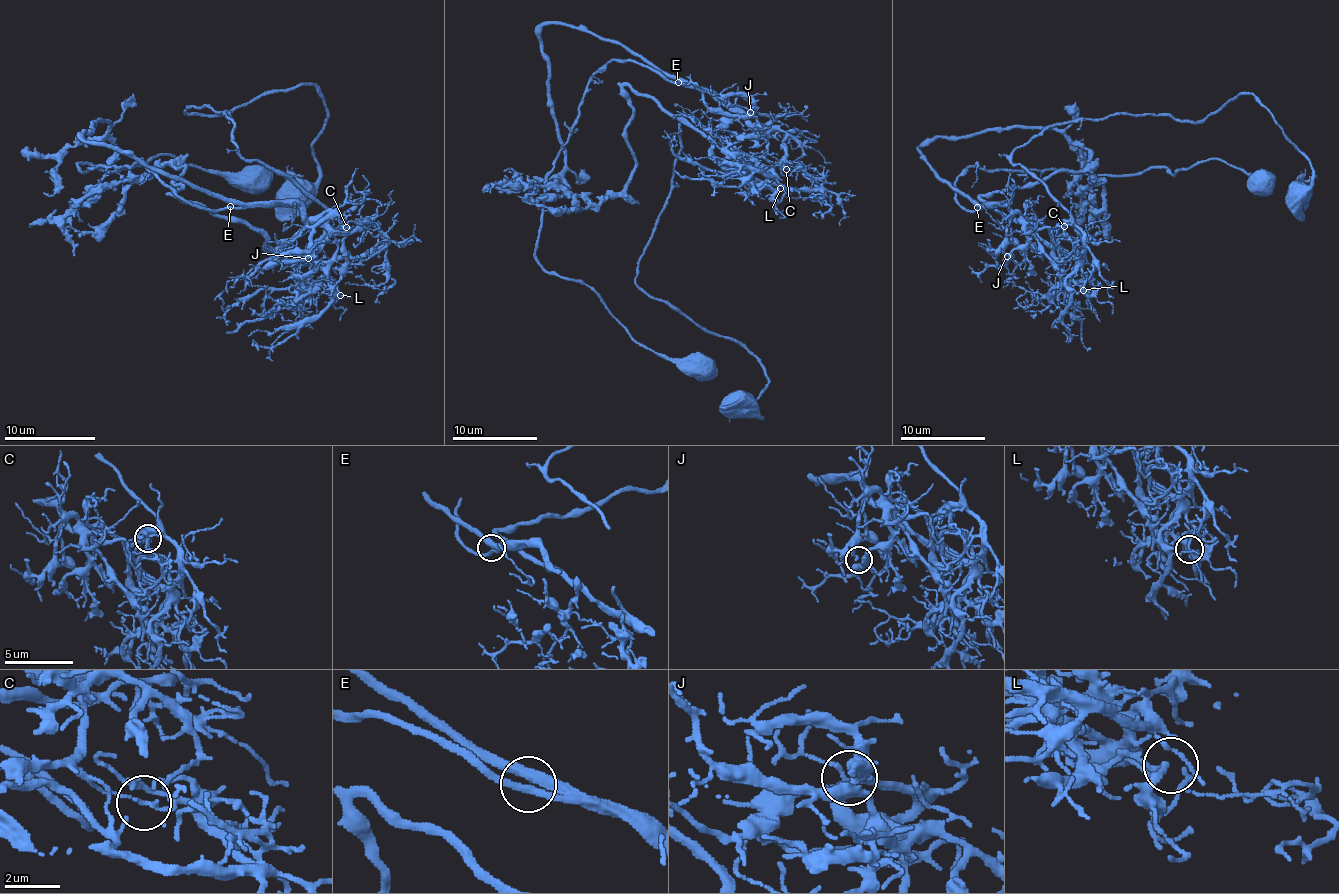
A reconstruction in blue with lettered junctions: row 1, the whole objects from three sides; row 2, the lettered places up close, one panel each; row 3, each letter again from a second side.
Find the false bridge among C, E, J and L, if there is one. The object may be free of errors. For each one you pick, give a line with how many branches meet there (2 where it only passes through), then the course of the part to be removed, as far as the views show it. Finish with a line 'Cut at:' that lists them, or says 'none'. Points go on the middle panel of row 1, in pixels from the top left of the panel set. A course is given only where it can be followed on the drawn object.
C: 2 | (786, 169), (739, 112), (609, 60), (547, 178), (537, 261), (582, 280), (637, 342), (716, 374)
Cut at: C

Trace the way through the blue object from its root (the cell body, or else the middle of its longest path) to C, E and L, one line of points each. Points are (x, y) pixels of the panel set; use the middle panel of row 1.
C: (733, 404), (761, 417), (765, 368), (650, 297), (639, 257), (686, 116), (767, 176), (733, 169), (786, 169)
E: (733, 404), (761, 417), (765, 368), (635, 278), (680, 122), (767, 176), (731, 165), (767, 137), (678, 82)
L: (733, 404), (761, 417), (765, 368), (650, 297), (639, 257), (686, 116), (780, 188)

